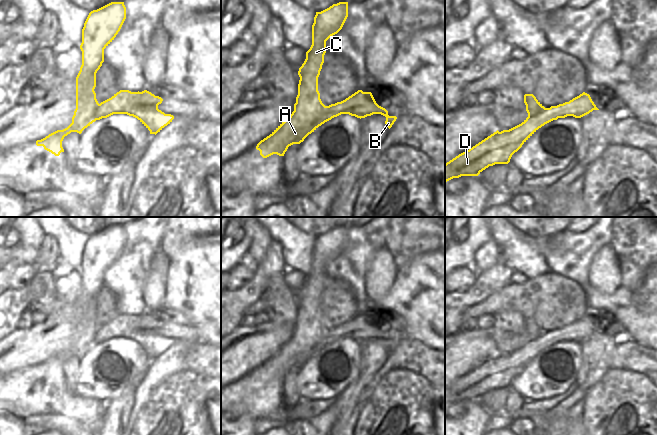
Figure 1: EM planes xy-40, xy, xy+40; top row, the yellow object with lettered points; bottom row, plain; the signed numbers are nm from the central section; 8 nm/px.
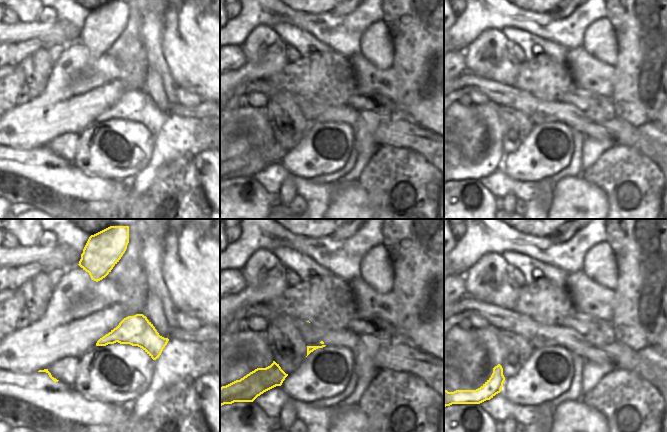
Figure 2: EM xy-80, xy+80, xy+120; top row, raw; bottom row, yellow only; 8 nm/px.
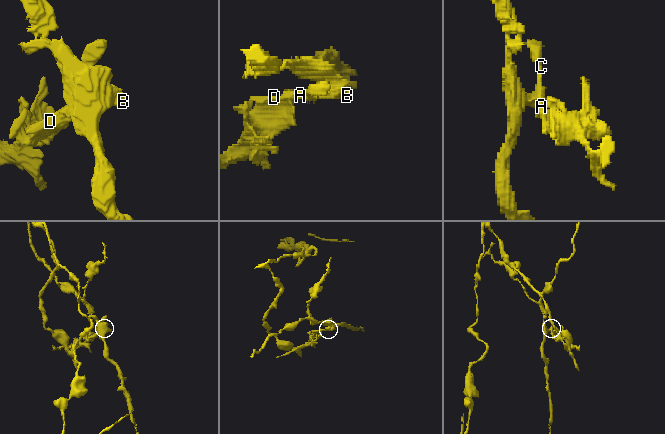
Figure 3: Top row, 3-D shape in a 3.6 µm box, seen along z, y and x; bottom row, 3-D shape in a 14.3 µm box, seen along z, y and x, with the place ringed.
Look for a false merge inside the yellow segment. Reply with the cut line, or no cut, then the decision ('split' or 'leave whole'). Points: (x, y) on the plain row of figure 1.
xy-40 (99, 328), (95, 343) | split

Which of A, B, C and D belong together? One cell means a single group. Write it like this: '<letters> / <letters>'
A C D / B

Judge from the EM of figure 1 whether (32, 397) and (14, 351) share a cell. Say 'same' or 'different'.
different

